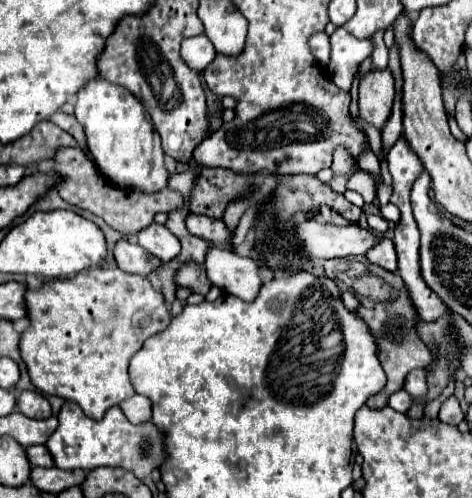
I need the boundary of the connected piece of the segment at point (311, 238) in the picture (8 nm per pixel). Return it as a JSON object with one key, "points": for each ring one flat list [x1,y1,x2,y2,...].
{"points":[[306,220,296,226,296,234,302,240,302,248,308,252,308,258,342,258,342,256,366,256,366,252,376,246,376,240,380,236,374,236,370,230,360,228,358,224,352,226,332,226,332,224,320,224,316,220]]}

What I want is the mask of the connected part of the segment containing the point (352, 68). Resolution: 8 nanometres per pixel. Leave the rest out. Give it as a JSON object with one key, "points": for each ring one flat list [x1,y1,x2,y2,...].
{"points":[[336,28,336,32,330,36,330,44,332,44,332,58,328,64,330,78,338,88,350,90,358,64,372,54,372,42,352,38,352,34,348,34,344,28]]}

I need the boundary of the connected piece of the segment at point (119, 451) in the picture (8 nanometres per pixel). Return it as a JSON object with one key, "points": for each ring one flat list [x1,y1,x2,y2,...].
{"points":[[64,402,58,414,58,428,48,438,46,448,58,468,92,470,100,466,120,466,134,472,140,480,158,468,164,458,162,432,152,422,134,426,118,406,112,406,102,420,92,420,80,410,80,406,76,406,76,402]]}

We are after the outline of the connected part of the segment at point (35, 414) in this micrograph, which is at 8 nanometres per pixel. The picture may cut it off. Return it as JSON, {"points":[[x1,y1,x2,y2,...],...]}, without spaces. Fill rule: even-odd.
{"points":[[24,390,24,392,20,394,20,398,18,398,18,402,16,402,16,410,22,412,24,416,36,418,36,420,52,416,48,400,46,400,40,392,30,392,30,390]]}

